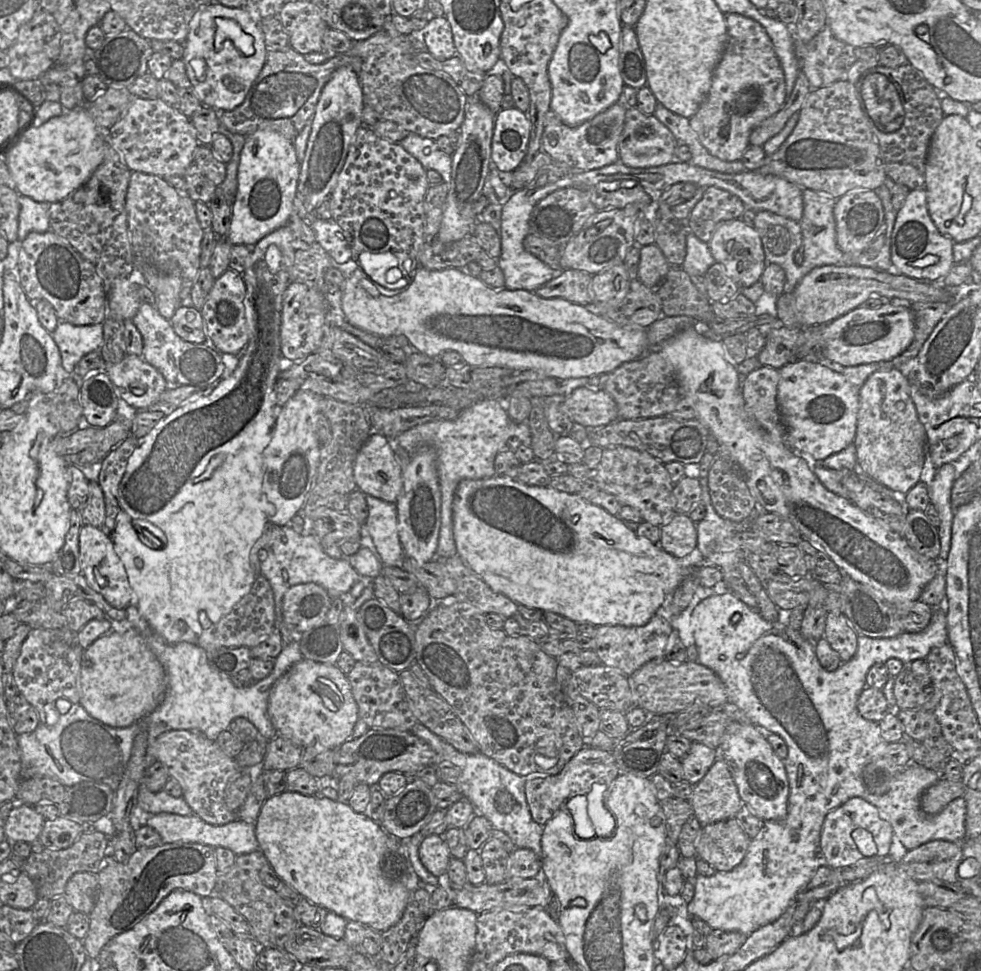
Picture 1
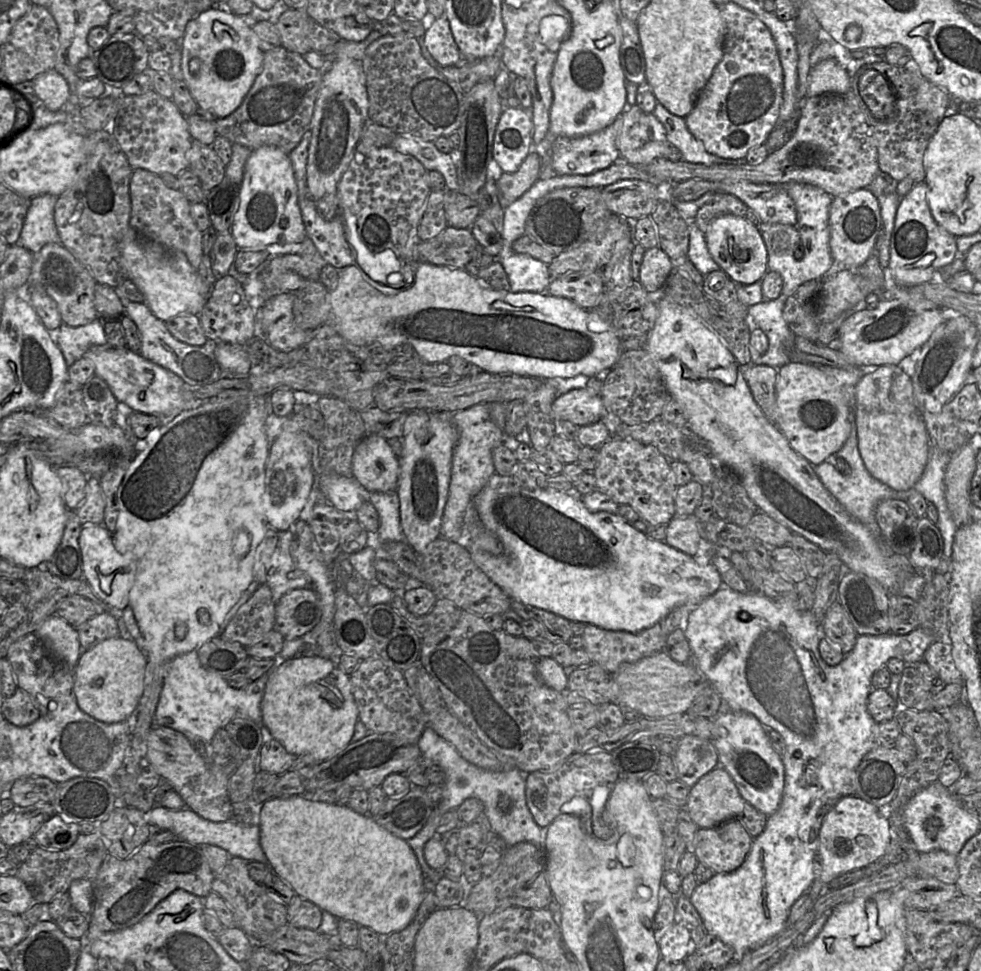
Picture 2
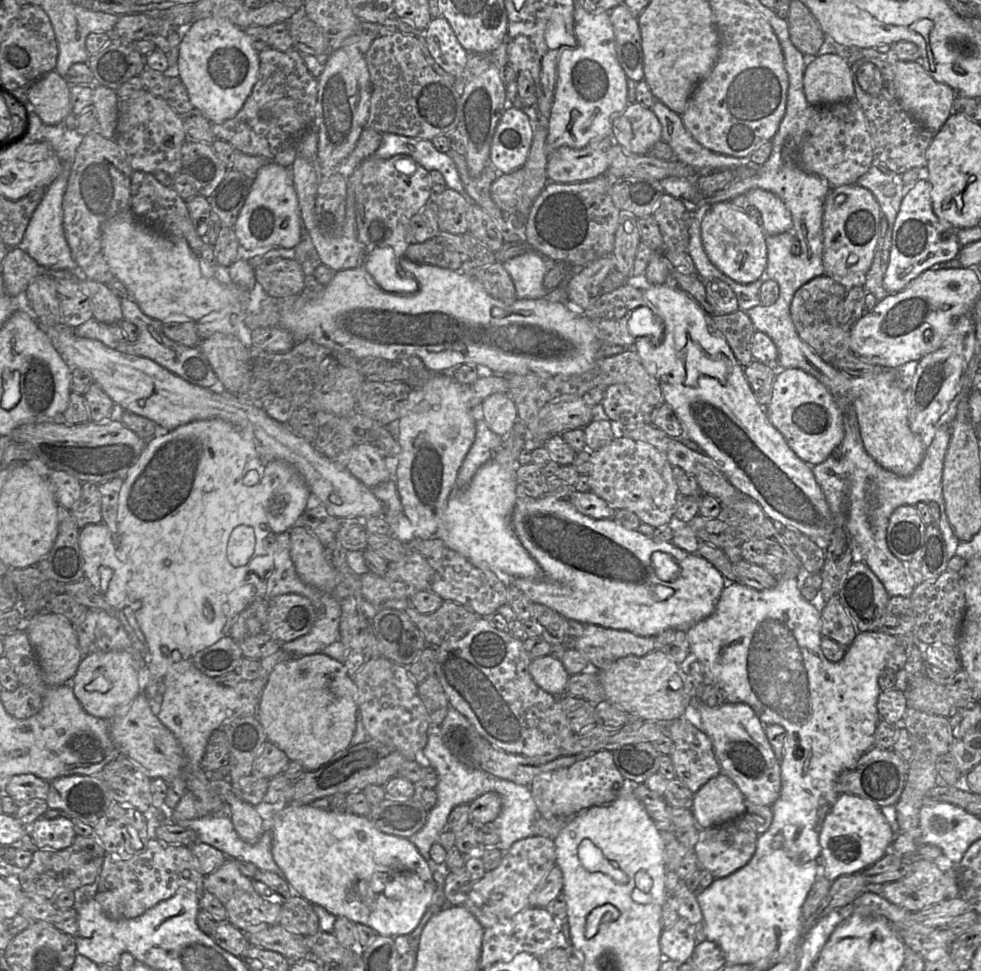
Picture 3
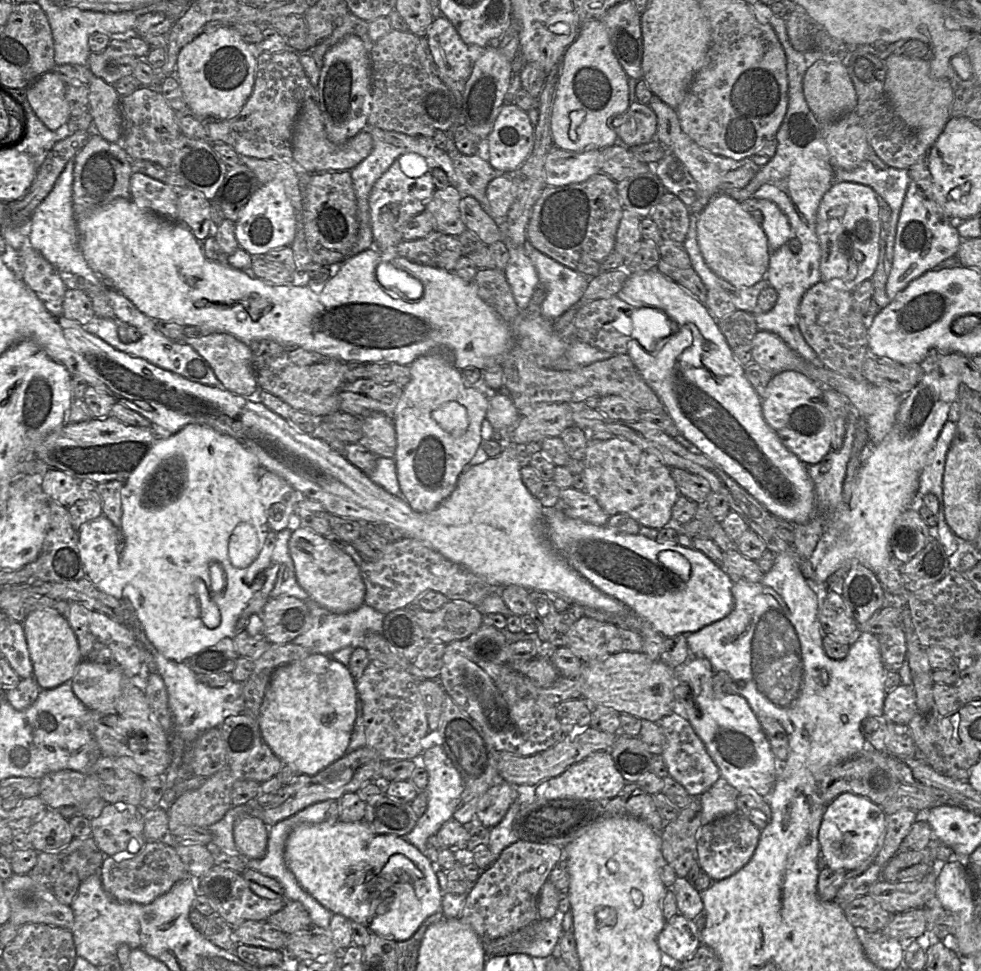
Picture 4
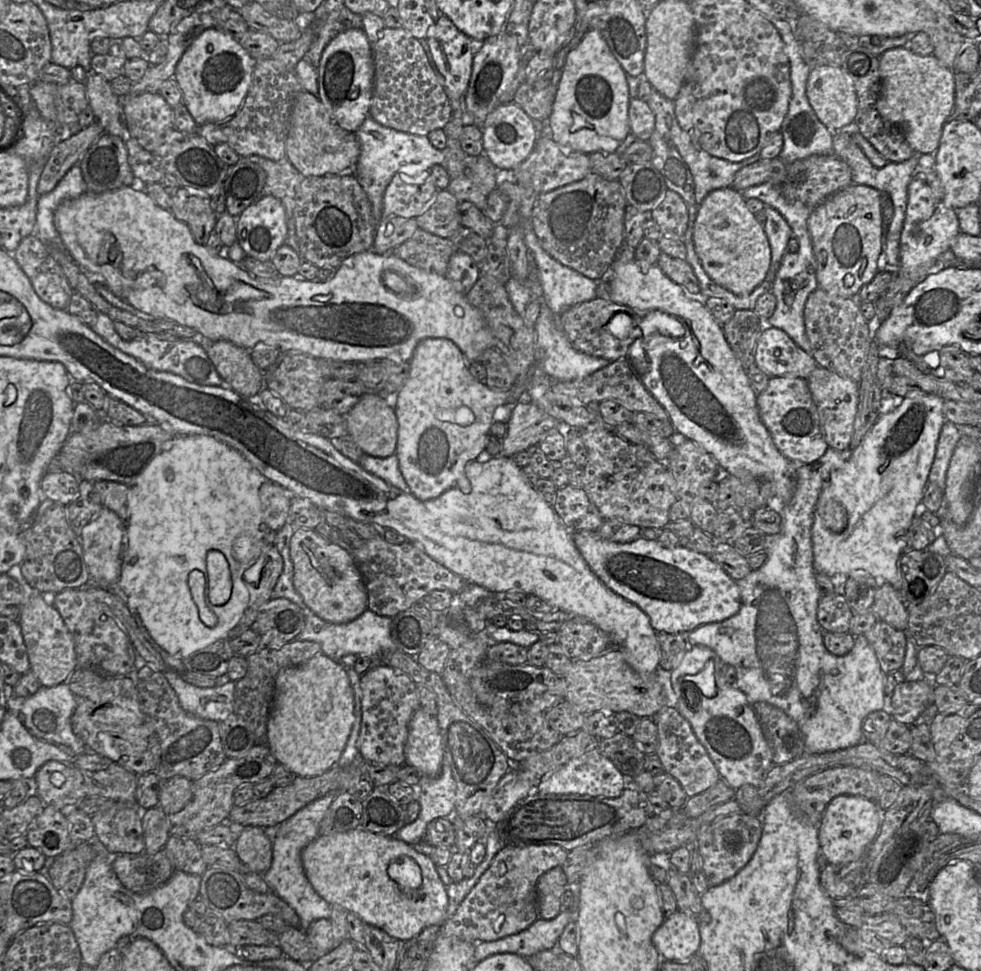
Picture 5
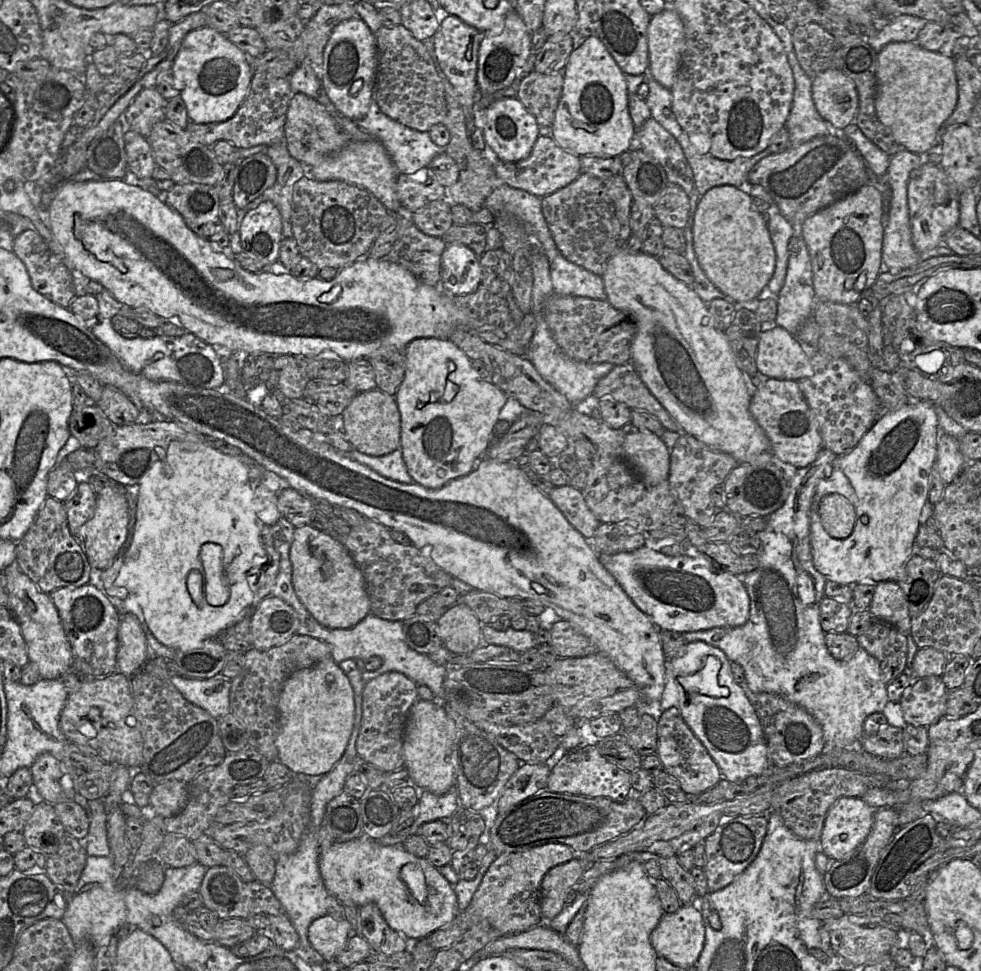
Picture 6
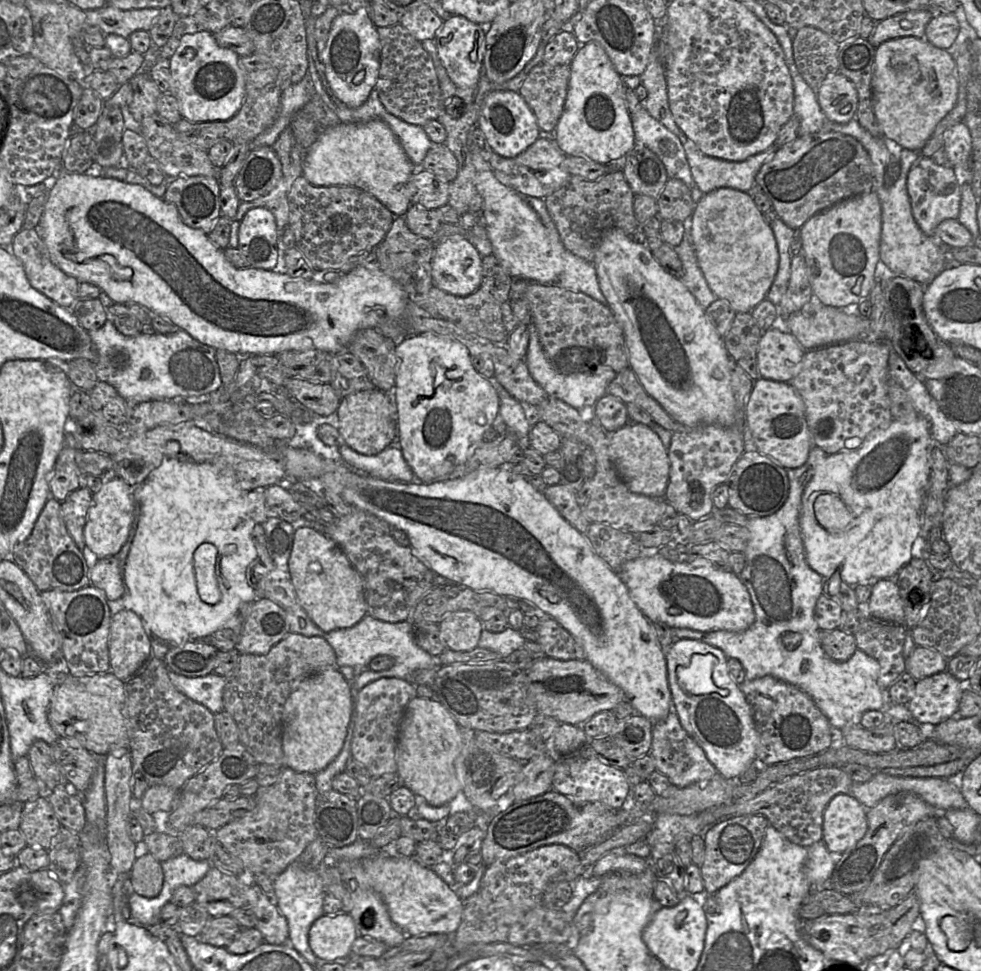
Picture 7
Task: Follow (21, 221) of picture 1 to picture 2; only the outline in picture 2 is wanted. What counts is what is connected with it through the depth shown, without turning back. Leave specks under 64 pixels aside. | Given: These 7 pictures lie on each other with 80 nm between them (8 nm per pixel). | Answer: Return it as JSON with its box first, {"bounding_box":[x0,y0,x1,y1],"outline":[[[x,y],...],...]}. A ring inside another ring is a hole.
{"bounding_box":[15,194,60,253],"outline":[[[51,194],[31,198],[19,241],[15,245],[22,245],[35,253],[48,243],[60,242],[54,221],[57,199],[57,196]]]}

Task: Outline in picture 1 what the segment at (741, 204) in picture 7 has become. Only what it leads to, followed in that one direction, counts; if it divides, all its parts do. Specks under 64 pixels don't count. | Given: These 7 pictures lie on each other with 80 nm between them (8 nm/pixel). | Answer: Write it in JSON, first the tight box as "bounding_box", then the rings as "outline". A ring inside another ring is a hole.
{"bounding_box":[708,219,767,288],"outline":[[[741,219],[726,221],[716,228],[708,244],[715,261],[724,266],[727,275],[740,288],[750,287],[760,280],[767,263],[761,238],[754,226]]]}

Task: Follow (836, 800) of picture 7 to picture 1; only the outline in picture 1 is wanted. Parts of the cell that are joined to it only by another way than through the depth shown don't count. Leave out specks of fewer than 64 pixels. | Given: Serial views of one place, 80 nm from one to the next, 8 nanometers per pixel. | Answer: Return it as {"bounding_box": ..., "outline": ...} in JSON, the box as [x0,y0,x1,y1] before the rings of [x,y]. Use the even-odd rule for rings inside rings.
{"bounding_box":[821,797,894,868],"outline":[[[852,797],[826,815],[821,831],[821,851],[826,858],[828,867],[840,868],[854,865],[863,860],[887,856],[890,854],[893,837],[894,830],[891,823],[875,805],[863,798]],[[859,828],[868,830],[872,834],[877,846],[876,854],[865,856],[857,848],[852,834]]]}

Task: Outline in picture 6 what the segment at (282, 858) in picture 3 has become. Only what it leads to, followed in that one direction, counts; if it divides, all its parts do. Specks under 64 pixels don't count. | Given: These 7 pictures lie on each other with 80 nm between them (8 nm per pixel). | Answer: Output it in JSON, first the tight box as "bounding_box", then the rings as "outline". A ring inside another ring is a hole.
{"bounding_box":[319,835,460,940],"outline":[[[361,835],[346,842],[334,842],[328,849],[320,853],[319,870],[329,893],[346,905],[360,907],[368,903],[375,903],[388,925],[407,940],[425,938],[452,922],[460,912],[457,906],[457,896],[453,889],[454,886],[442,876],[437,867],[432,865],[427,858],[419,858],[407,852],[402,845],[381,845],[377,840]],[[407,863],[418,865],[424,873],[427,889],[425,904],[419,903],[408,892],[400,879],[399,870]]]}

